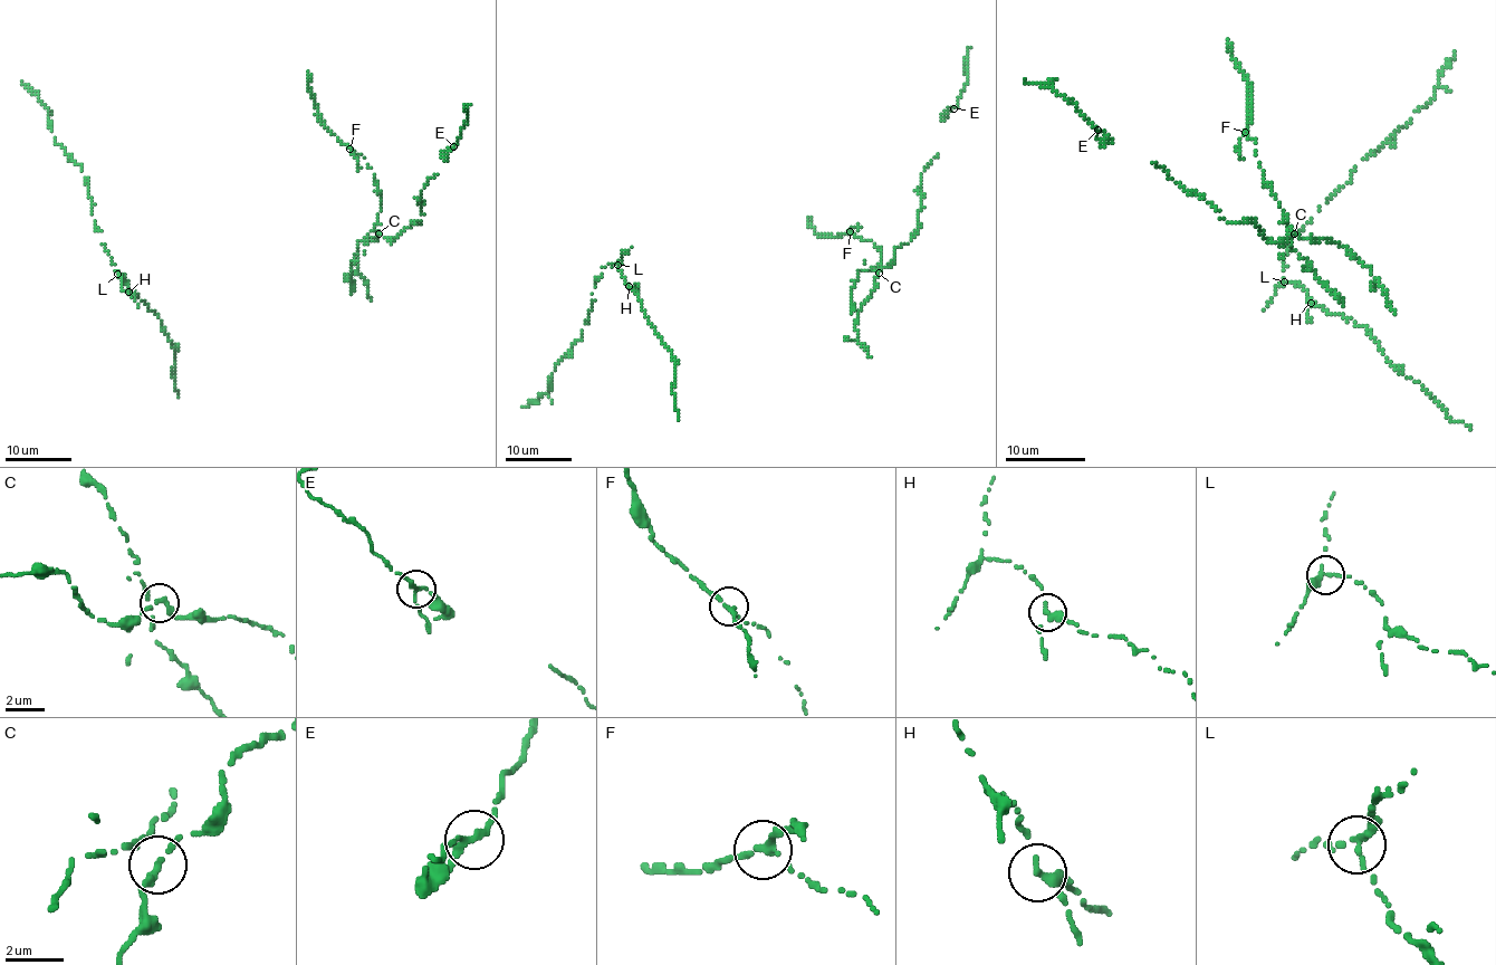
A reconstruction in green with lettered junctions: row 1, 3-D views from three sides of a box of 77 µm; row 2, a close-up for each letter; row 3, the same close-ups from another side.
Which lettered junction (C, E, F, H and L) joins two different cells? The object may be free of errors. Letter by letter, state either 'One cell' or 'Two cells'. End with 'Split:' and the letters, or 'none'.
C: One cell
E: One cell
F: Two cells
H: One cell
L: One cell
Split: F

